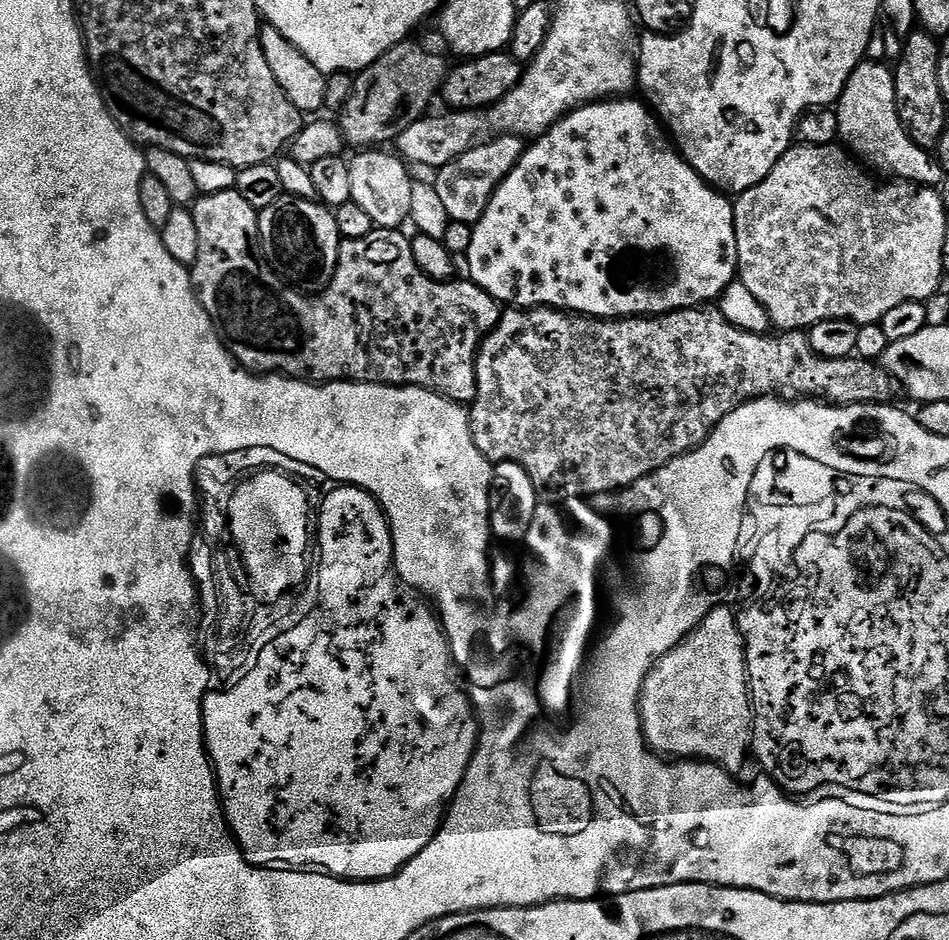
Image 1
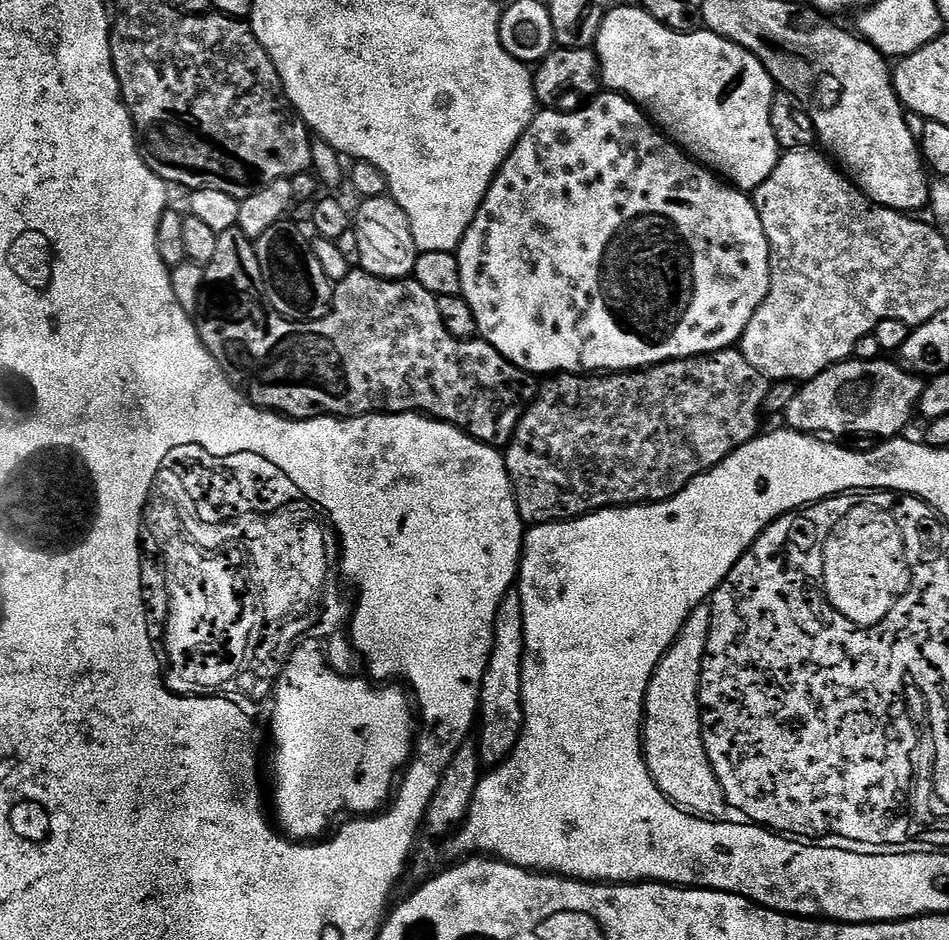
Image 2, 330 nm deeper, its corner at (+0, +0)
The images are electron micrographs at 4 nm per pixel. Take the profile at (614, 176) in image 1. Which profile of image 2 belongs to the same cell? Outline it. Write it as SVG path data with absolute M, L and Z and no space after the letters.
M601 91L599 94L591 97L587 101L585 108L580 108L577 112L552 112L556 110L537 111L535 118L530 122L528 129L522 134L522 138L517 142L514 151L504 159L504 165L500 167L494 179L490 190L484 195L482 206L474 218L474 222L466 230L462 238L459 249L456 252L458 266L462 274L462 290L460 295L463 296L470 310L474 310L476 327L478 329L479 339L485 340L502 358L506 358L521 373L528 374L533 372L539 378L551 378L557 374L611 374L614 372L639 372L642 368L653 368L656 364L665 364L668 360L685 360L691 356L709 356L712 352L720 352L724 348L731 348L739 345L744 336L746 326L750 326L750 318L762 306L762 302L768 293L770 278L772 277L772 255L770 246L766 238L766 230L762 230L762 218L758 218L753 197L745 194L741 189L725 182L715 172L709 170L698 160L693 160L679 144L673 142L649 117L639 104L626 96L620 95L619 92Z

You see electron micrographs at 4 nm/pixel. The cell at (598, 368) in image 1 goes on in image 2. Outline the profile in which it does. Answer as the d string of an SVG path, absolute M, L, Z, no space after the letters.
M739 347L724 348L709 356L691 356L685 360L668 360L653 368L642 368L639 372L614 372L611 374L557 374L545 379L540 393L524 409L516 427L516 433L503 453L504 465L512 480L512 491L516 493L516 505L525 525L554 524L561 520L576 520L590 512L601 512L603 508L623 508L633 504L656 504L660 500L679 497L684 487L696 476L718 466L734 450L755 440L760 428L760 411L765 411L768 402L770 381L750 362L746 362Z

